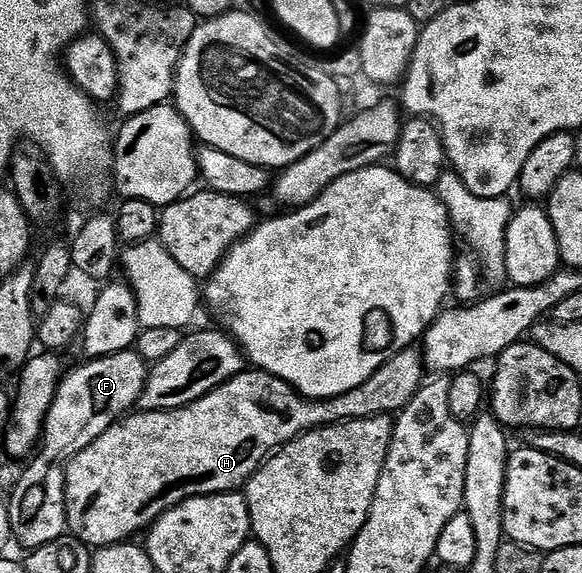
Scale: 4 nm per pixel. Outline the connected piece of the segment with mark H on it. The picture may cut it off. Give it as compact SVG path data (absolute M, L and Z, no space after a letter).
M416 347L405 348L399 354L395 354L363 386L355 390L347 390L347 394L339 394L335 398L326 400L308 400L305 396L300 396L295 389L283 378L275 378L271 374L260 370L243 370L237 376L232 376L226 384L220 384L215 390L211 390L203 398L199 398L193 404L188 404L182 408L172 408L169 412L143 412L130 414L117 421L112 428L107 429L91 446L80 452L75 459L71 460L66 467L66 502L67 520L70 531L83 541L90 548L105 548L107 545L120 544L132 539L136 532L144 533L150 524L156 522L161 515L175 506L179 506L184 500L190 500L196 496L214 496L217 492L236 492L244 489L249 483L249 479L257 473L257 469L273 455L274 452L282 449L305 432L312 432L314 428L330 428L333 424L346 424L348 420L366 420L372 416L389 416L390 414L400 414L415 398L415 394L421 389L423 381L426 379L427 369L425 357Z

